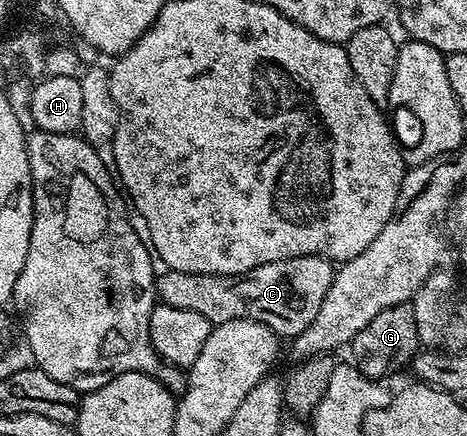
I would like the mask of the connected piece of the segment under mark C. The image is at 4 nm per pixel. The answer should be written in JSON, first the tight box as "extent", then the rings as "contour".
{"extent":[155,256,334,338],"contour":[[[321,256],[267,262],[242,276],[165,270],[155,280],[156,299],[167,306],[179,306],[179,310],[195,310],[195,314],[203,314],[214,326],[232,320],[254,320],[270,328],[279,338],[292,338],[303,334],[315,314],[319,314],[319,306],[323,306],[323,298],[327,298],[327,290],[331,290],[334,271],[334,261]]]}

